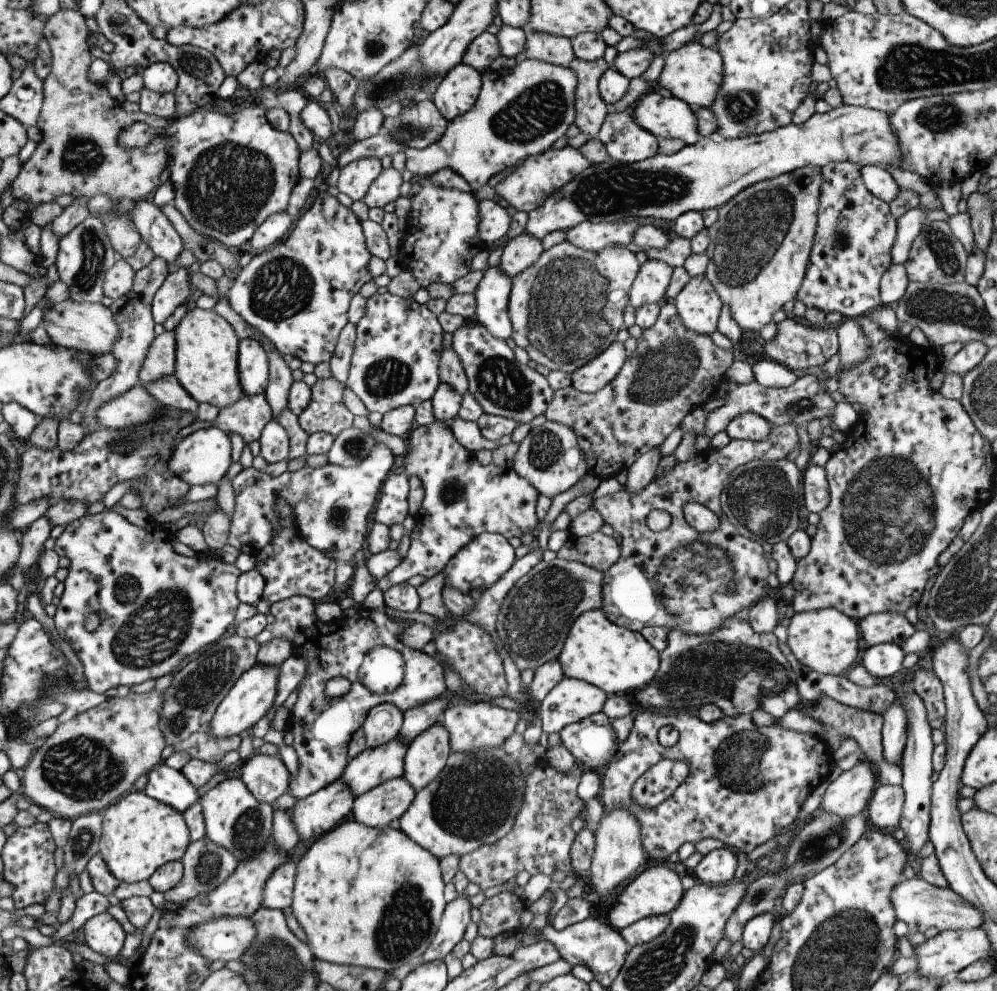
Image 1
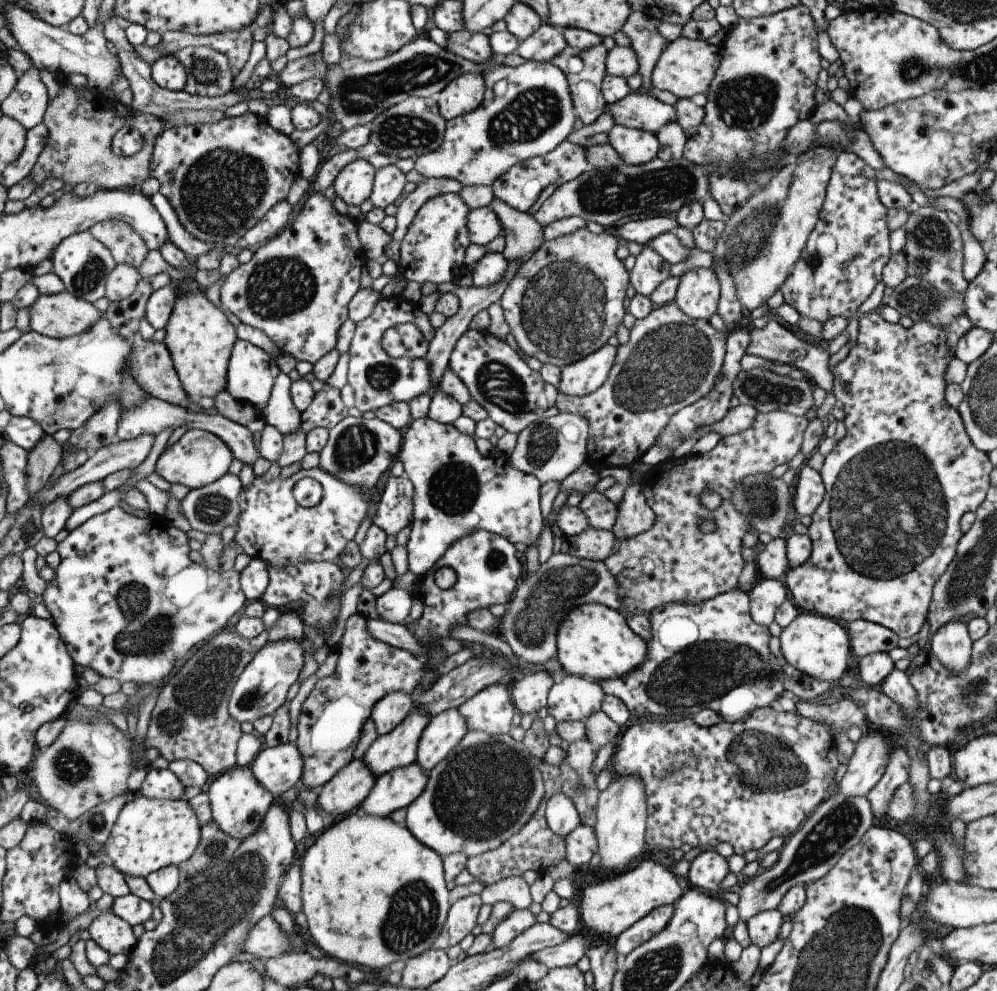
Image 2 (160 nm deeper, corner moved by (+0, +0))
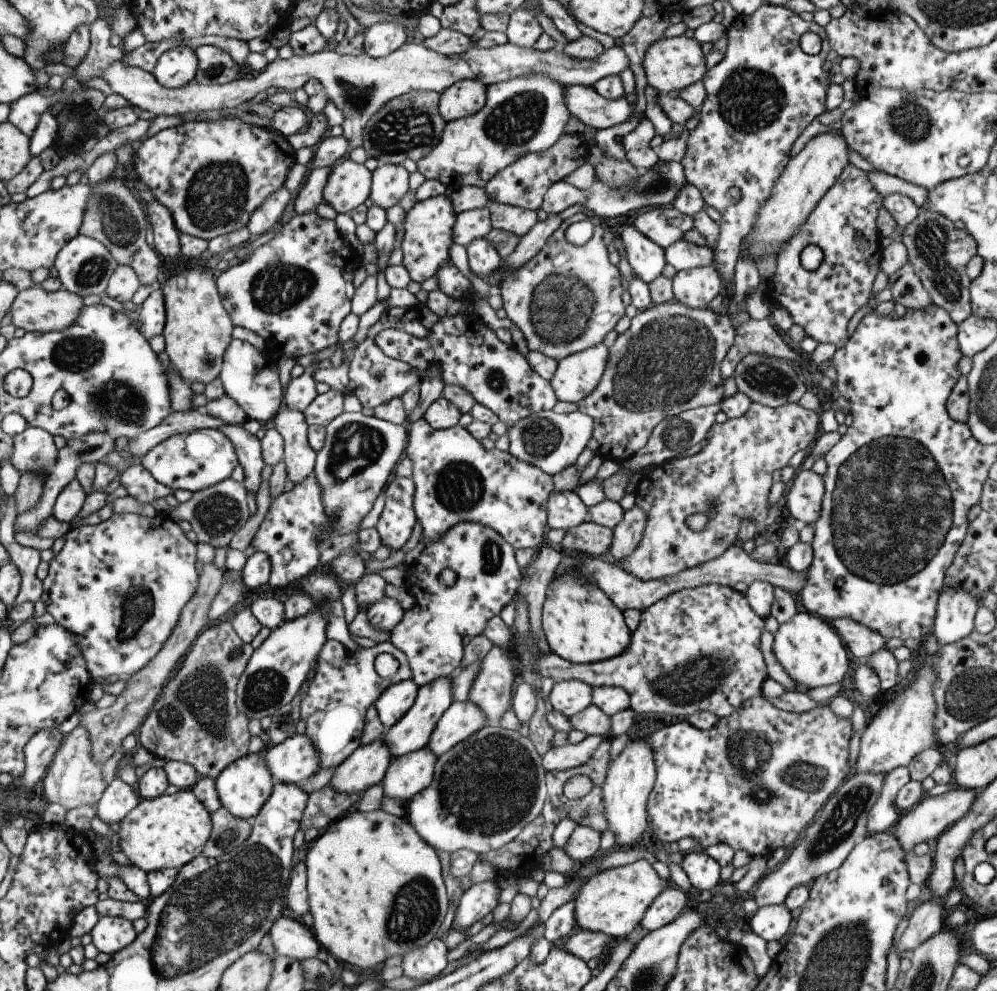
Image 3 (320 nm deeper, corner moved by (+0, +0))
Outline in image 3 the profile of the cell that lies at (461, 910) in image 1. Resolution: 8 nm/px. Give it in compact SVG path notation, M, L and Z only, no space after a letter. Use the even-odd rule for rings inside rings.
M497 880L473 883L461 895L449 929L467 929L498 904Z

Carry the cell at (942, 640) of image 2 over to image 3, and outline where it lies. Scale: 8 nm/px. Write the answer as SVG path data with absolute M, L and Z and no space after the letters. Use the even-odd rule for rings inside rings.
M953 586L943 587L936 600L934 624L932 626L932 633L938 640L938 646L951 644L967 636L974 629L974 614L978 606L979 600L971 593L960 591Z

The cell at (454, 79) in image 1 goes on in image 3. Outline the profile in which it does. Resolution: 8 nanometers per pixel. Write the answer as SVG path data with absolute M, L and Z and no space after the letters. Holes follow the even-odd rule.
M461 79L438 96L438 113L446 122L474 115L486 99L486 86L475 79Z

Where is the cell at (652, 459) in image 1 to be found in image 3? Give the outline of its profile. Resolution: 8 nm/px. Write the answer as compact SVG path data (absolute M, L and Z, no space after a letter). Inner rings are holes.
M635 505L630 511L624 512L622 519L612 528L612 541L608 549L615 562L635 550L642 537L645 519L644 511Z

